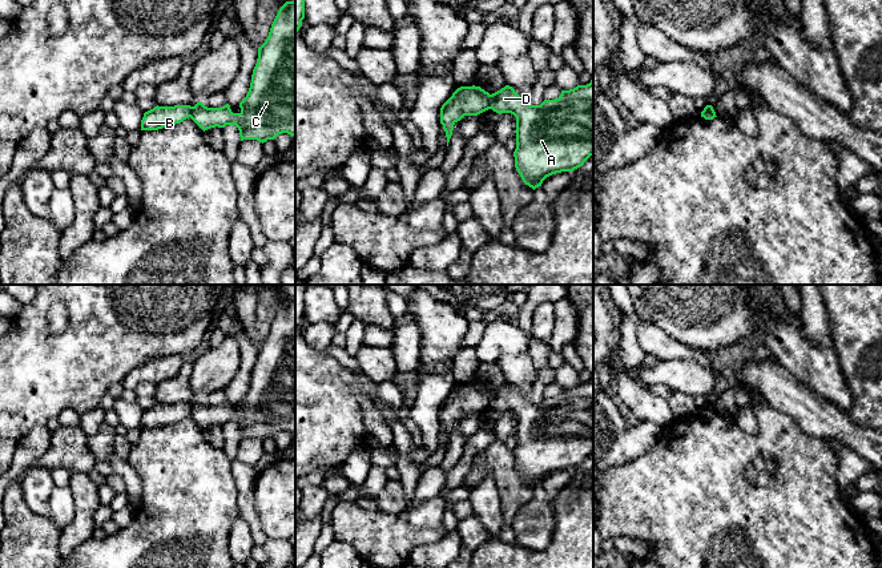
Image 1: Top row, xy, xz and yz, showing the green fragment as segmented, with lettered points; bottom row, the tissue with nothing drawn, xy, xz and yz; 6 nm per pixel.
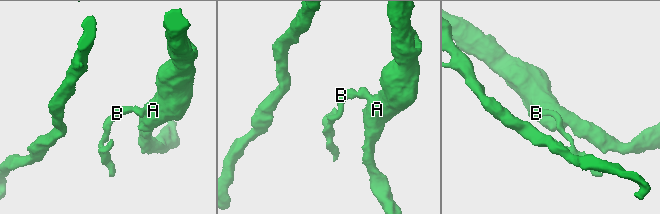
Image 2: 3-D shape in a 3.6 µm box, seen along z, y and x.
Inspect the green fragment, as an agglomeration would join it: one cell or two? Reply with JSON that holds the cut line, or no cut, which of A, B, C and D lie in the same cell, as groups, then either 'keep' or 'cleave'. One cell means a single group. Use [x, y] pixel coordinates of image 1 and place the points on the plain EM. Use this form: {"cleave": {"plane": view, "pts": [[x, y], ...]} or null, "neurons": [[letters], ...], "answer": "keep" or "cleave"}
{"cleave": {"plane": "xz", "pts": [[491, 393], [488, 406]]}, "neurons": [["A", "C", "D"], ["B"]], "answer": "cleave"}

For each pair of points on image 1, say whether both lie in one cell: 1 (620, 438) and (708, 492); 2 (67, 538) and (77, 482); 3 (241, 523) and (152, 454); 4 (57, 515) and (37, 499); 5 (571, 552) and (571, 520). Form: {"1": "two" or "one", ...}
{"1": "two", "2": "one", "3": "two", "4": "two", "5": "one"}

